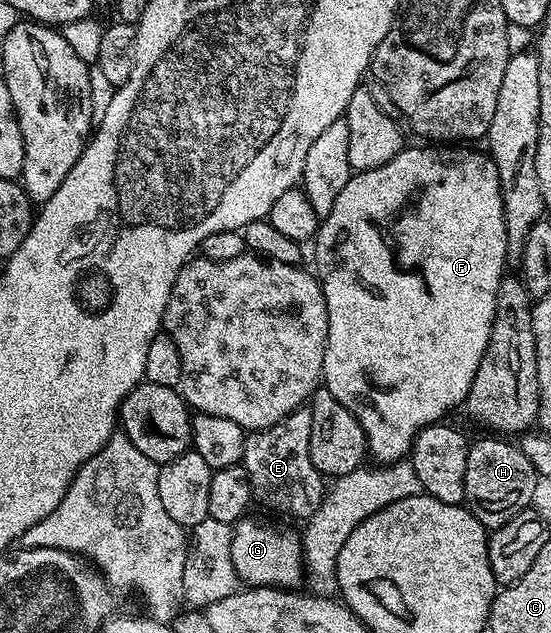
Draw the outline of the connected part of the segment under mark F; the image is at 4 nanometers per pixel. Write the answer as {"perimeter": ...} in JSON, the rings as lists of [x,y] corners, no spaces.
{"perimeter":[[[405,147],[400,150],[398,155],[394,155],[394,159],[390,159],[390,163],[386,163],[382,167],[374,167],[365,173],[353,172],[352,177],[346,183],[346,187],[342,187],[342,192],[338,195],[338,200],[334,202],[334,208],[331,209],[330,215],[326,215],[320,223],[319,229],[316,230],[314,238],[314,246],[316,245],[316,269],[315,276],[320,282],[320,290],[324,296],[326,303],[326,311],[328,312],[328,342],[326,343],[326,351],[324,352],[324,375],[322,378],[323,388],[330,391],[330,395],[334,395],[334,399],[338,399],[338,403],[342,403],[342,407],[346,407],[346,411],[350,411],[354,415],[354,419],[358,419],[358,423],[362,427],[362,431],[366,435],[366,443],[368,444],[368,453],[371,460],[376,463],[391,463],[393,461],[405,460],[412,452],[412,444],[414,439],[419,435],[420,431],[427,425],[435,425],[443,422],[444,417],[451,409],[456,409],[465,404],[470,391],[470,383],[474,383],[474,375],[478,371],[478,363],[482,363],[482,355],[486,351],[486,347],[490,343],[490,331],[494,323],[494,311],[496,310],[496,292],[498,291],[498,283],[506,275],[507,260],[507,241],[505,239],[505,223],[504,223],[504,204],[502,203],[502,193],[500,184],[498,183],[498,173],[492,162],[492,158],[487,152],[480,151],[475,153],[472,147],[428,147],[432,149],[411,149]]]}

